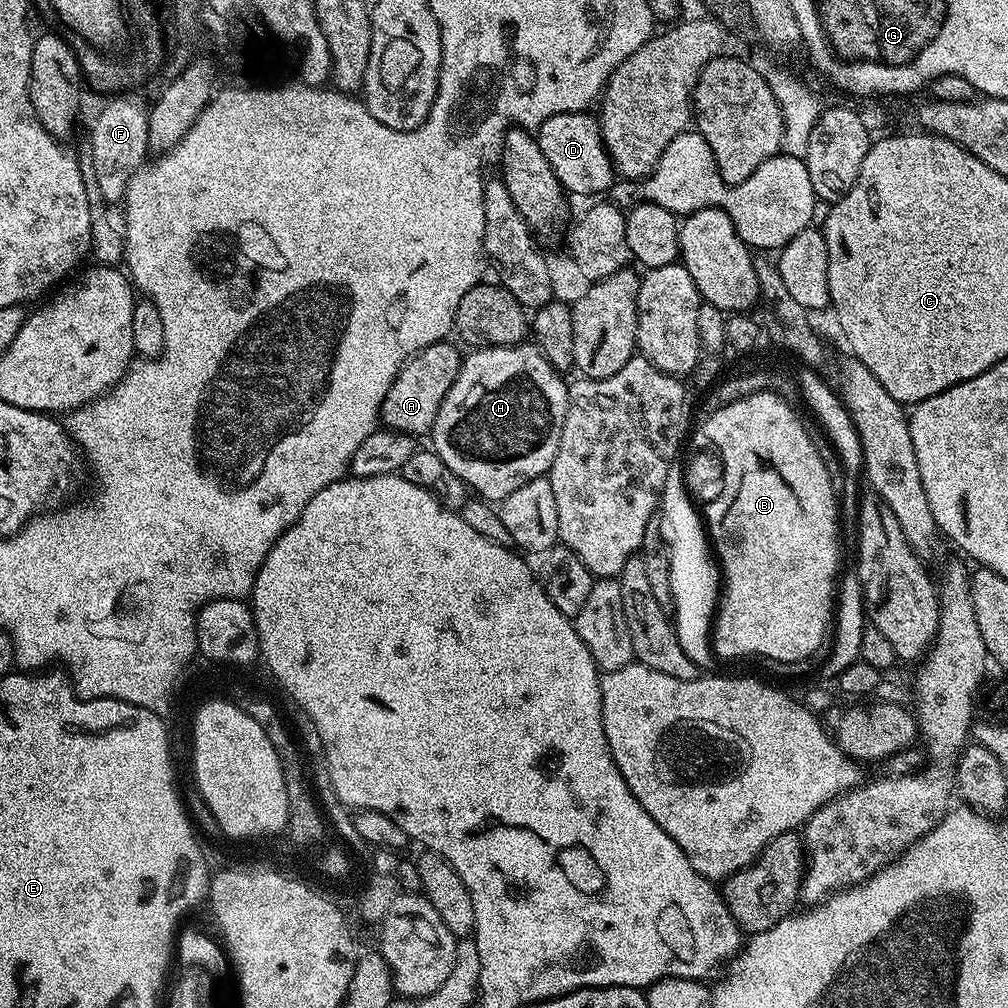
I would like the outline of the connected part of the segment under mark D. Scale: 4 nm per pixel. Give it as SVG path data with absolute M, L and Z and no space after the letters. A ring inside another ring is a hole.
M587 111L582 112L560 112L557 116L552 116L546 122L542 122L538 129L538 139L542 146L542 154L546 154L546 162L550 162L550 166L554 170L554 174L558 178L558 182L564 187L565 193L571 194L572 192L576 196L592 196L588 198L596 198L599 192L607 193L611 189L614 181L617 179L618 173L613 165L611 156L608 155L606 149L604 149L604 139L600 136L600 121L595 115L589 114Z

